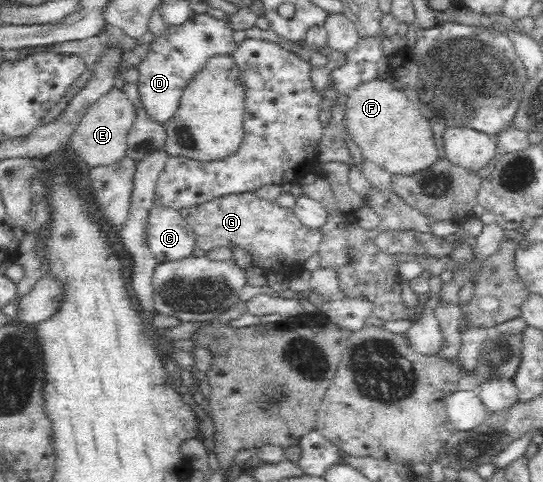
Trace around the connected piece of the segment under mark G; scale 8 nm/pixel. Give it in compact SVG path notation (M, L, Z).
M252 191L226 195L205 202L203 205L190 207L186 220L195 235L196 248L206 253L219 247L243 249L252 257L253 264L260 266L265 273L272 270L290 276L297 261L305 263L315 253L320 254L322 231L302 225L301 220L293 213L293 209L284 208L277 201L260 199Z

